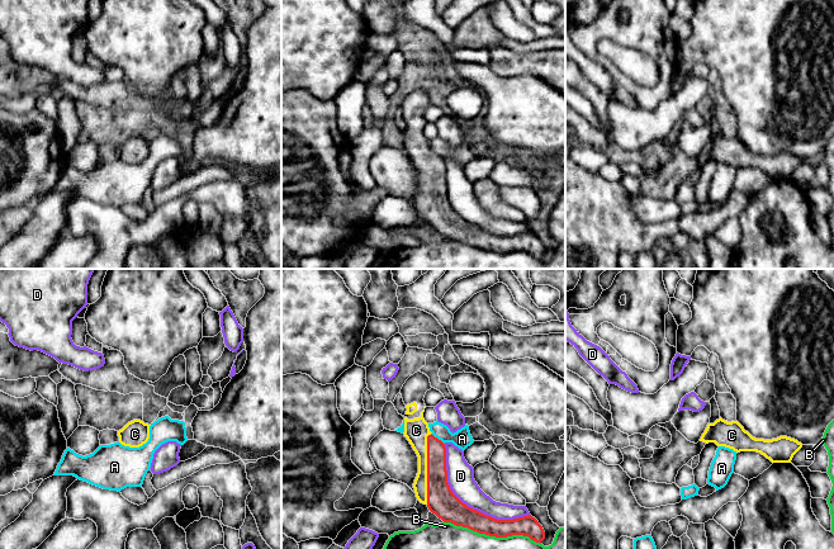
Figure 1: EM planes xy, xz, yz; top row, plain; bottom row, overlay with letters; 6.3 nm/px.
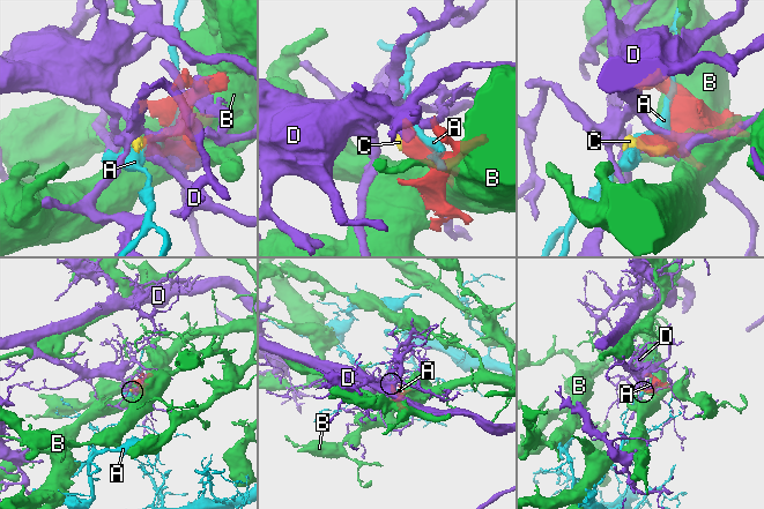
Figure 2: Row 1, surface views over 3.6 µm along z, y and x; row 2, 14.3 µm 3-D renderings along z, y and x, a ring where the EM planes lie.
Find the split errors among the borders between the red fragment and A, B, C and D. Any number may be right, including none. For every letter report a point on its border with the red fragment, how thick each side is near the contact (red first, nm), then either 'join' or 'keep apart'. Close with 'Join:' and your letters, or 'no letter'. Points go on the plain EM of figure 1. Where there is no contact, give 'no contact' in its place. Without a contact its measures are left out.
A: contact xz (436, 154); calibres 130 and 120 nm; keep apart
B: contact xz (492, 251); calibres 150 and 320 nm; keep apart
C: contact xz (427, 184); calibres 180 and 150 nm; join
D: contact xz (465, 221); calibres 180 and 180 nm; keep apart
Join: C

